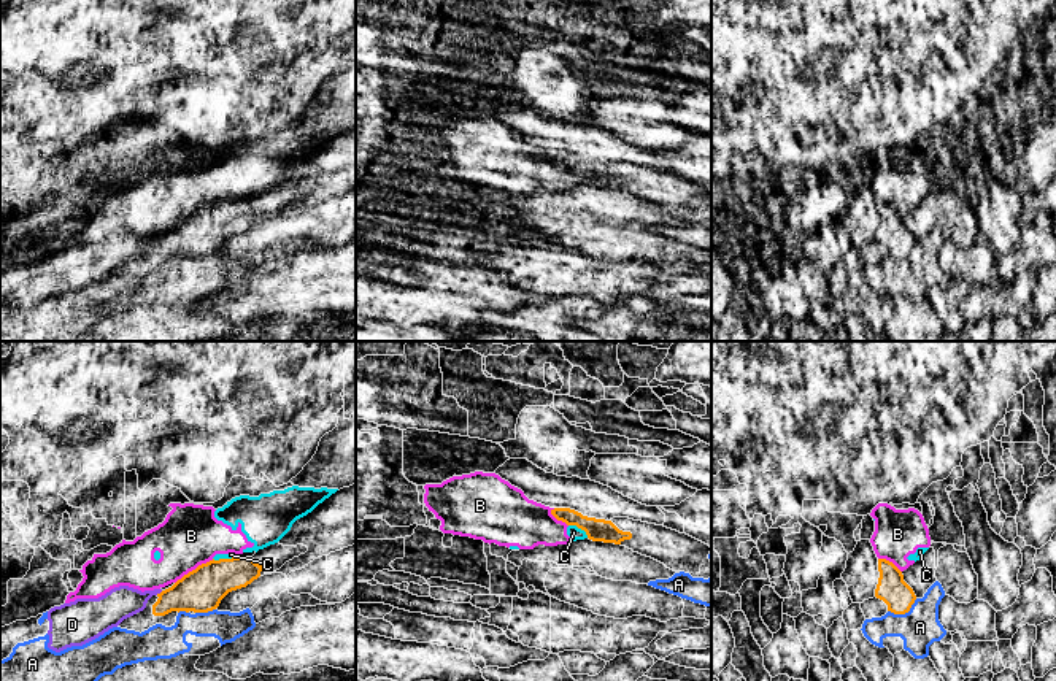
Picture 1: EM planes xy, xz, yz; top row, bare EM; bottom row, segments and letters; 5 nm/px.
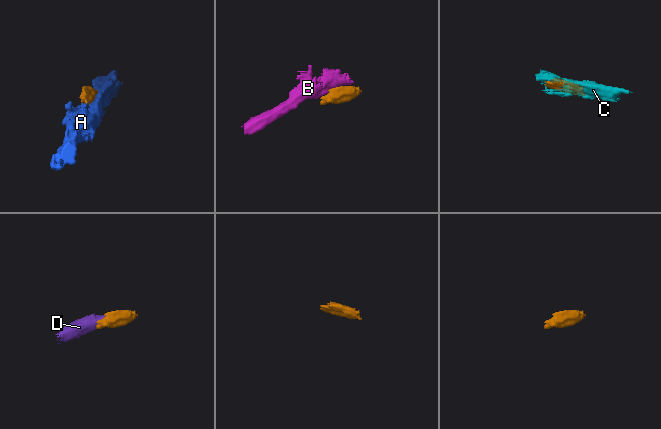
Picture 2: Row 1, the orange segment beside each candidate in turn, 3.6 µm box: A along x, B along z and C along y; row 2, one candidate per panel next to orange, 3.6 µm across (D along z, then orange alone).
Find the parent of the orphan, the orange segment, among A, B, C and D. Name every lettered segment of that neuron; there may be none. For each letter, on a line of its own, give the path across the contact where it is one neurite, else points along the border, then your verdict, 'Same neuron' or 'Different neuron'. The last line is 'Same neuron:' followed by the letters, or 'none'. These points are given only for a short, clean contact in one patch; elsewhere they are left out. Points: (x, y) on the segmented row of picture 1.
A: Different neuron
B: Boundary: xy (213, 559), (199, 564), (175, 583). Different neuron
C: Boundary: xz (569, 524), (581, 529), (588, 537). Different neuron
D: Boundary: xy (162, 591), (156, 594). Different neuron
Same neuron: none

